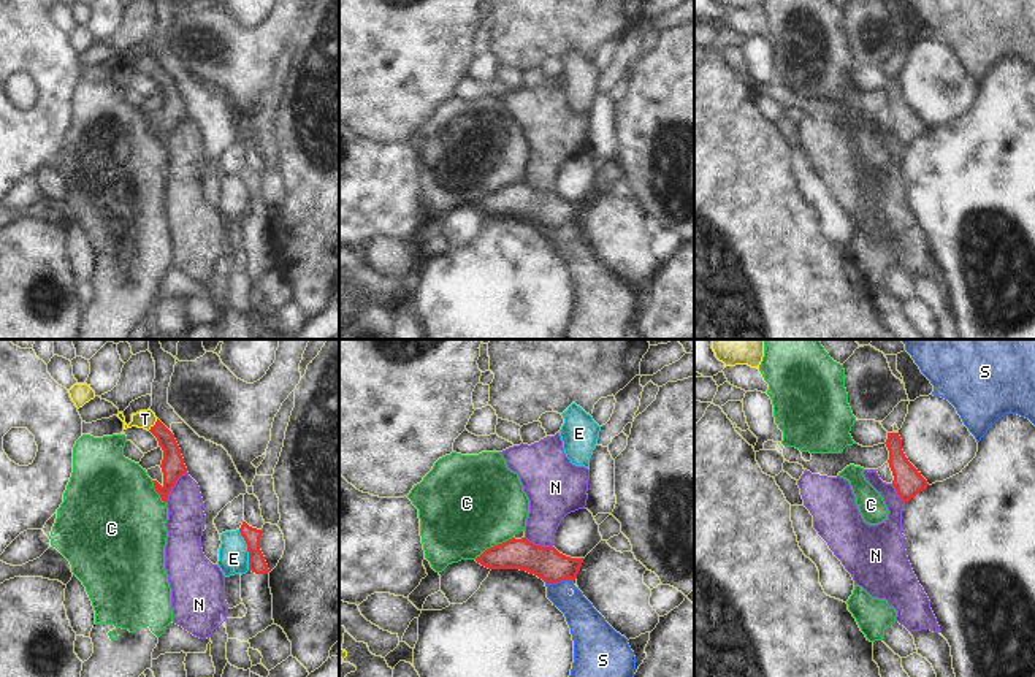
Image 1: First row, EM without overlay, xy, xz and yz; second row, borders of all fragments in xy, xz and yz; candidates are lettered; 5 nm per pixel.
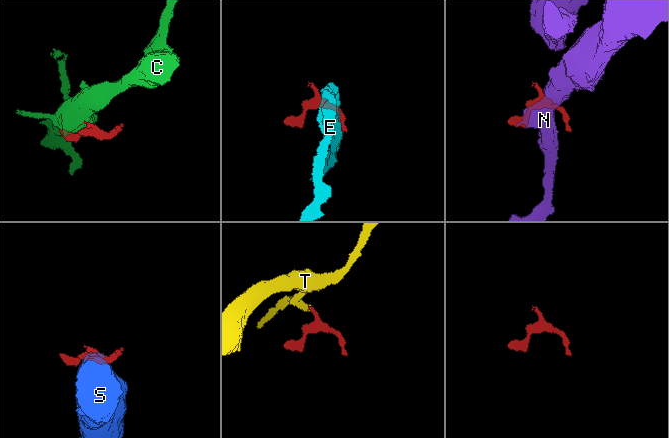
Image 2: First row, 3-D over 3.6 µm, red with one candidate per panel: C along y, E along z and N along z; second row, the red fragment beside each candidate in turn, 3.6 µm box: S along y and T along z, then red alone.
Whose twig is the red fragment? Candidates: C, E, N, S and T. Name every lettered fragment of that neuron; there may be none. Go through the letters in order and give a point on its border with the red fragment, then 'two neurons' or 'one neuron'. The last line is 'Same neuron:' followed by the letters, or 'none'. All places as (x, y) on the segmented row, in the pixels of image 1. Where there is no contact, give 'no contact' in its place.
C: meets red in xz at (495, 546); two neurons
E: meets red in xy at (248, 550); two neurons
N: meets red in xy at (173, 485); two neurons
S: meets red in xz at (558, 581); two neurons
T: meets red in xy at (154, 425); one neuron
Same neuron: T

